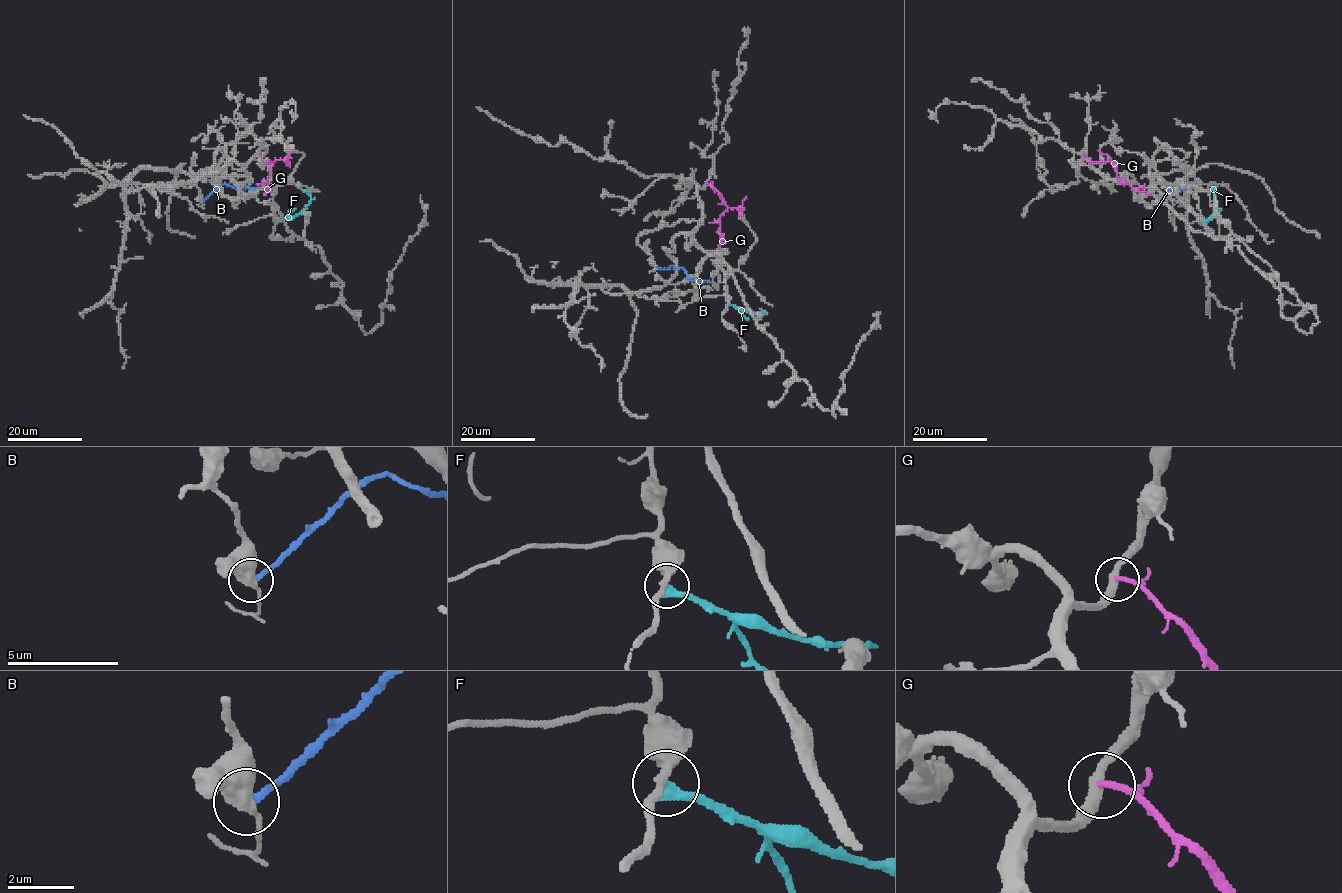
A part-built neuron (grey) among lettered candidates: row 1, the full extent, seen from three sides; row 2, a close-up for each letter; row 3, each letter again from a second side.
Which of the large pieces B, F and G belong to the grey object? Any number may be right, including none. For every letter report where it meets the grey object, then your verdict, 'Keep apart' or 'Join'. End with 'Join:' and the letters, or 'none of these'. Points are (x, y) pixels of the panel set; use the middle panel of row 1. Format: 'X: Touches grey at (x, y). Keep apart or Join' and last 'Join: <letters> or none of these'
B: Touches grey at (654, 265). Keep apart
F: Touches grey at (728, 303). Keep apart
G: Touches grey at (706, 184). Keep apart
Join: none of these

